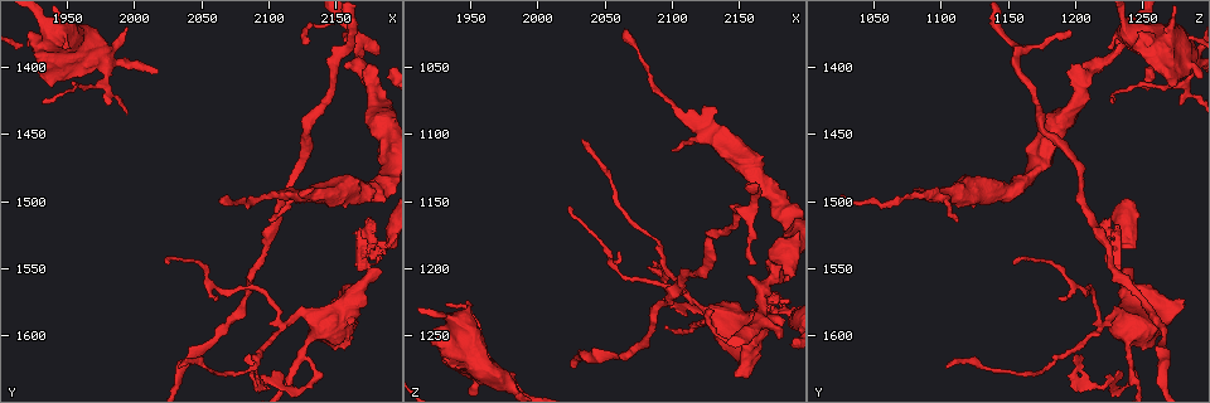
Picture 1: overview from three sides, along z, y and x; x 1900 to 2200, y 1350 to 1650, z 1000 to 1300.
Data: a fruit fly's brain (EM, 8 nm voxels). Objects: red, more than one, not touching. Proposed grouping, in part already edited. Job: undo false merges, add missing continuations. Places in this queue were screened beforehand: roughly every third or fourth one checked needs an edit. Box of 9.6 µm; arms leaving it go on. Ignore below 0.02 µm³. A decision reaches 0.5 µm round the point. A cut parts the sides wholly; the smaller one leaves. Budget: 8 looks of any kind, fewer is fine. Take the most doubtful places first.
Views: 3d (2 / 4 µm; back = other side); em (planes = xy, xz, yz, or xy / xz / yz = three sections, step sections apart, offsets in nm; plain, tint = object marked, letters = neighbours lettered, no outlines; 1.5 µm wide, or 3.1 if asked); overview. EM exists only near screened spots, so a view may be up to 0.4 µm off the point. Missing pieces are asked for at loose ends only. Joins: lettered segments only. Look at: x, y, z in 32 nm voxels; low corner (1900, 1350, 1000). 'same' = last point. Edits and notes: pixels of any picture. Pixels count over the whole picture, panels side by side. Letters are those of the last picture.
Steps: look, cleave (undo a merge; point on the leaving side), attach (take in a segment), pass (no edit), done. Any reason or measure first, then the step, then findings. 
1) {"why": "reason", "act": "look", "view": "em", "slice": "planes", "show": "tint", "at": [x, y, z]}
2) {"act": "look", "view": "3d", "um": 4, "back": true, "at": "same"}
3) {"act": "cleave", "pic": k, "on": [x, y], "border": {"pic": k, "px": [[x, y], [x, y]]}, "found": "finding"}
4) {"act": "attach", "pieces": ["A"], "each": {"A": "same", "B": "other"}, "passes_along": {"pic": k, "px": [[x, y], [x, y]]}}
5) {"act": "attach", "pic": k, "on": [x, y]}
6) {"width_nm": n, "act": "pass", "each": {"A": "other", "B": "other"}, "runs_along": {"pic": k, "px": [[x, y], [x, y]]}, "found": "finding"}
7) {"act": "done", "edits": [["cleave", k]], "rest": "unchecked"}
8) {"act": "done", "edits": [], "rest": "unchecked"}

{"why": "an open end", "act": "look", "view": "em", "slice": "planes", "show": "plain", "at": [2180, 1390, 1252]}

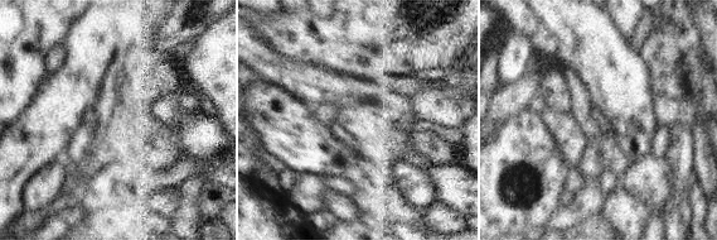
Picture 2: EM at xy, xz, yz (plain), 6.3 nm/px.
{"act": "look", "view": "em", "slice": "planes", "show": "letters", "at": "same"}

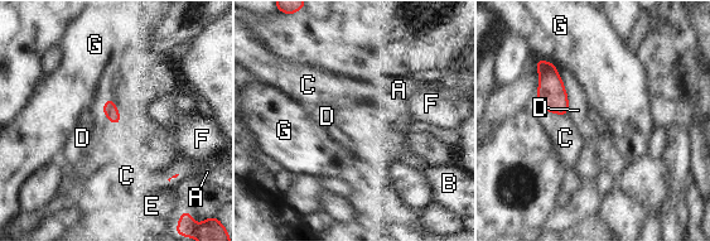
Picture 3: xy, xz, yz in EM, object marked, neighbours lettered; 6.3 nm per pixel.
{"act": "pass", "each": {"A": "other", "B": "other", "C": "other", "D": "other", "E": "other", "F": "other", "G": "other"}, "border": {"pic": 3, "px": [[556, 68], [566, 95], [568, 114]]}, "found": "no lettered segment goes on from it"}

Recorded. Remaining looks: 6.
{"why": "thin end", "act": "look", "view": "em", "slice": "planes", "show": "plain", "at": [2158, 1374, 1198]}

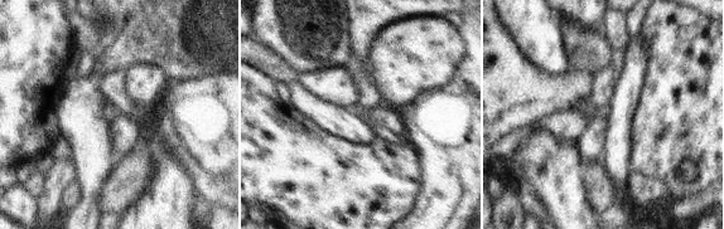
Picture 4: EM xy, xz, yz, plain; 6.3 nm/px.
{"act": "look", "view": "em", "slice": "planes", "show": "letters", "at": "same"}

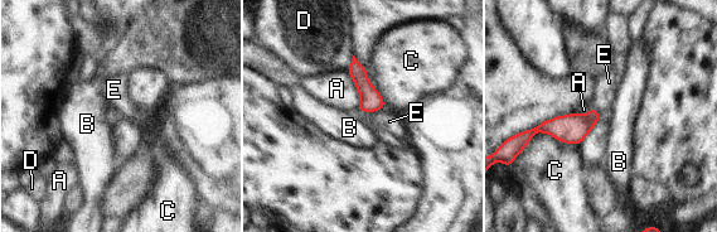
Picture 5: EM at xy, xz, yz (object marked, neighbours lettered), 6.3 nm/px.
{"act": "pass", "each": {"A": "other", "B": "other", "C": "other", "D": "other", "E": "other"}, "border": {"pic": 5, "px": [[384, 107], [367, 112]]}, "found": "none of them fits"}

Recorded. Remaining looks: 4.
{"why": "free end", "act": "look", "view": "3d", "um": 4, "back": true, "at": [2148, 1574, 1280]}

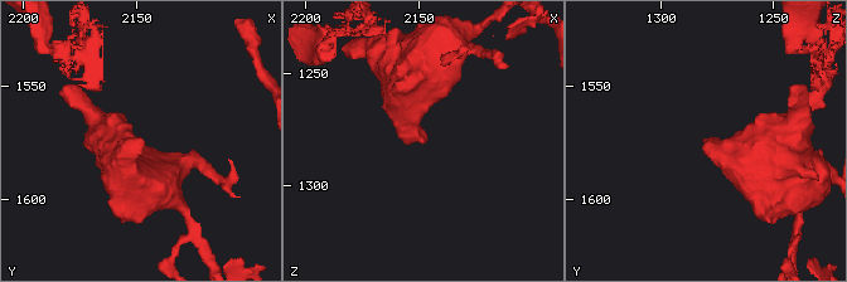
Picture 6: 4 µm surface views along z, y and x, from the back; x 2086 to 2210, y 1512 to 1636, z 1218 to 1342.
{"why": "shape alone is not enough", "act": "look", "view": "em", "slice": "planes", "show": "letters", "at": [2149, 1573, 1281]}

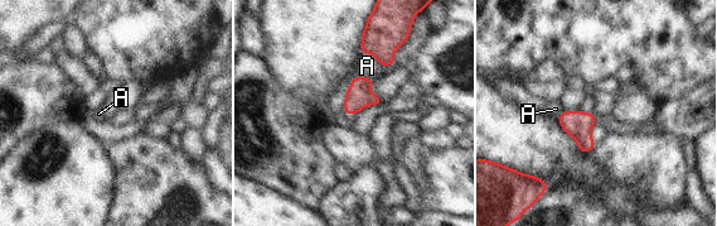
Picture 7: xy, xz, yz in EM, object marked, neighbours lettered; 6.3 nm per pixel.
{"longest_contact_nm": ["A", 280], "act": "pass", "each": {"A": "other"}, "border": {"pic": 7, "px": [[372, 78], [352, 81], [349, 115]]}, "found": "none of them fits"}

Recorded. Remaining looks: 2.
{"act": "done", "edits": [], "rest": "unchecked"}

